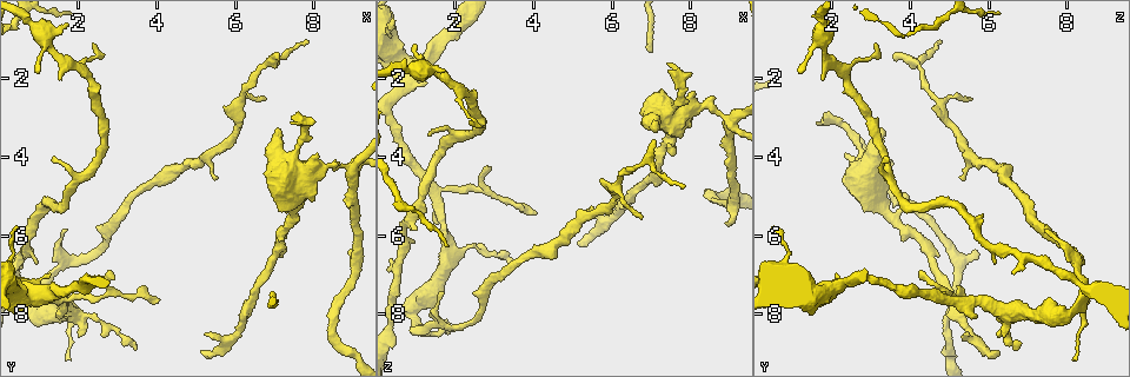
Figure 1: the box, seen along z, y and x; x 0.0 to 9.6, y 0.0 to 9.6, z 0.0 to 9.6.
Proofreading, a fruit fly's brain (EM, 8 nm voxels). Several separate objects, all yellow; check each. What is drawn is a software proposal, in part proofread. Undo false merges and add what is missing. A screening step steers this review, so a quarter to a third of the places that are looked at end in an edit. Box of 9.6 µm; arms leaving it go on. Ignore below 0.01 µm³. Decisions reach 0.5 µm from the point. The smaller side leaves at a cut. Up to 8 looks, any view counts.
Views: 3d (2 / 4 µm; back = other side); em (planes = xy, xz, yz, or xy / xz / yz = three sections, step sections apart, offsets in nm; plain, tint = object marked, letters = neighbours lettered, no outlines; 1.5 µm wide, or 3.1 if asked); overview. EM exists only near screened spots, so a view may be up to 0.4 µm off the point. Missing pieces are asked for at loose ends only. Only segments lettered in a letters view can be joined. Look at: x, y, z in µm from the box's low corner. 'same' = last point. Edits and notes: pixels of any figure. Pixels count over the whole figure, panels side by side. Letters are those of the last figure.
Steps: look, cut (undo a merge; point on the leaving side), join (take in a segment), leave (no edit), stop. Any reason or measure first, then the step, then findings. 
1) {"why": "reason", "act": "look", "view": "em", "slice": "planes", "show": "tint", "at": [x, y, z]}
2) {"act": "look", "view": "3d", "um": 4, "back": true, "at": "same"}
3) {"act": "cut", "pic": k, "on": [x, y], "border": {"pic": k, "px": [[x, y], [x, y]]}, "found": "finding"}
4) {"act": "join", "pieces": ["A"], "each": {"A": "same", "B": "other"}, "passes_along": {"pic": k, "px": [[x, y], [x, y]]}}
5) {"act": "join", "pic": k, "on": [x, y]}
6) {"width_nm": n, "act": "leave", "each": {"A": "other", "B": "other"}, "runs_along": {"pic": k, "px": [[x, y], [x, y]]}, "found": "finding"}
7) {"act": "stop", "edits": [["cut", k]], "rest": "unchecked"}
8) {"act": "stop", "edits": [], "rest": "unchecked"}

{"why": "looks like a crossing", "act": "look", "view": "em", "slice": "planes", "show": "tint", "at": [8.95, 4.30, 3.05]}

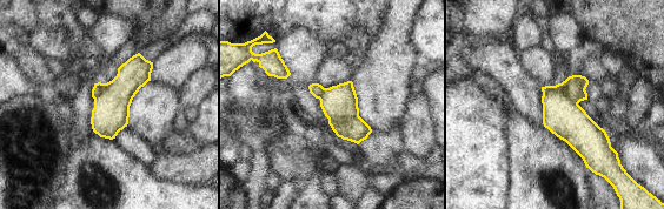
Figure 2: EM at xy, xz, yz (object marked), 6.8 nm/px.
{"why": "see the neighbours", "act": "look", "view": "em", "slice": "planes", "show": "letters", "at": "same"}

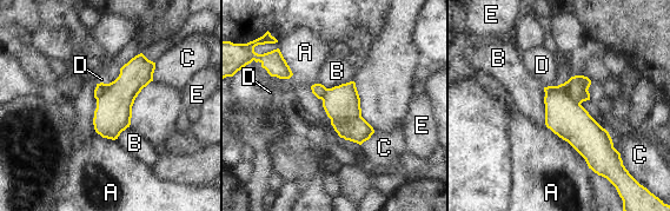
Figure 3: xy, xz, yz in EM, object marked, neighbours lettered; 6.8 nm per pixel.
{"act": "cut", "pic": 3, "on": [340, 101], "each": {"A": "other", "B": "other", "C": "other", "D": "other", "E": "other"}, "border": {"pic": 3, "px": [[360, 116], [330, 118]]}, "found": "a second neuron is stuck on"}

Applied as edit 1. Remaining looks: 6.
{"why": "see it whole again", "act": "look", "view": "overview"}

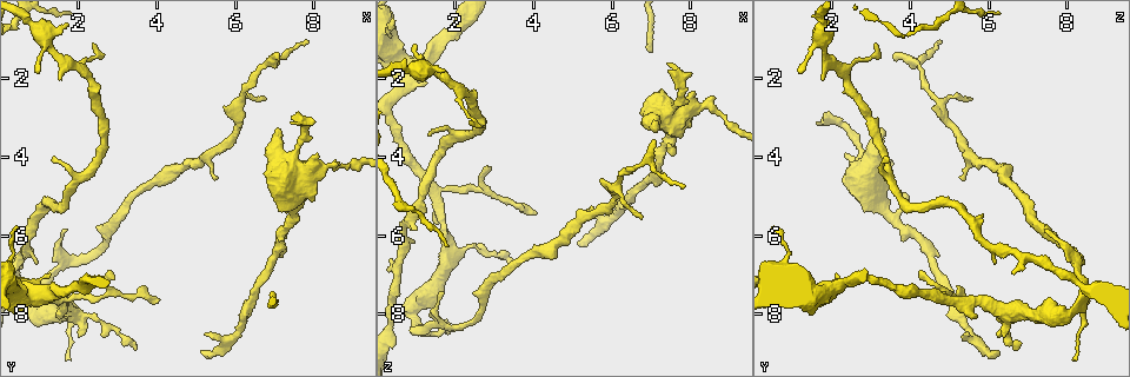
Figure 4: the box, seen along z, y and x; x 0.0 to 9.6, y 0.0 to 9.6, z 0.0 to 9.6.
{"why": "thin end", "act": "look", "view": "3d", "um": 4, "at": [7.05, 7.55, 1.35]}

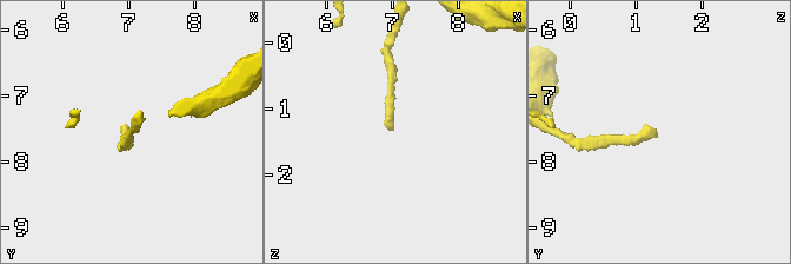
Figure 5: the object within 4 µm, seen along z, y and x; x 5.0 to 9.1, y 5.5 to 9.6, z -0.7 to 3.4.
{"act": "look", "view": "em", "slice": "planes", "show": "letters", "at": [7.05, 7.55, 1.35]}

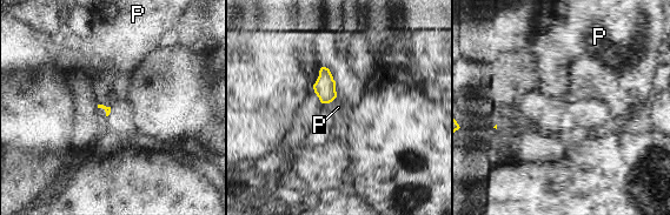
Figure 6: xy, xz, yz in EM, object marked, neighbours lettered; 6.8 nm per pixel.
{"act": "leave", "each": {"P": "other"}, "found": "no lettered segment goes on from it"}

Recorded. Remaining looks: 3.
{"act": "look", "view": "3d", "um": 4, "at": [3.50, 8.85, 6.80]}

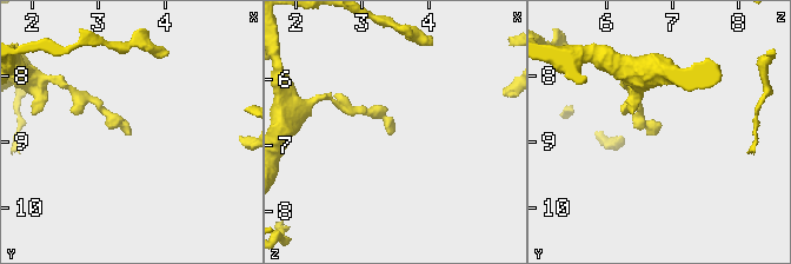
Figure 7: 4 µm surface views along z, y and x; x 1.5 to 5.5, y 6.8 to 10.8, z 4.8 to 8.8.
{"why": "shape alone is not enough", "act": "look", "view": "em", "slice": "xz", "step": 8, "show": "letters", "at": [3.45, 8.90, 6.75]}

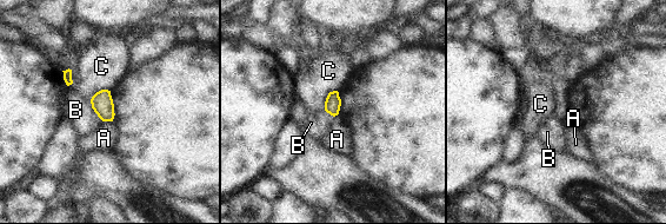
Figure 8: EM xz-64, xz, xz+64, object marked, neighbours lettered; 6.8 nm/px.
{"act": "look", "view": "em", "slice": "yz", "step": 8, "show": "letters", "at": "same"}

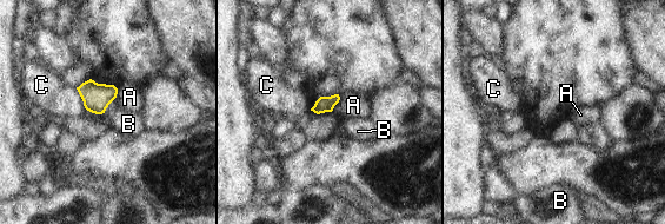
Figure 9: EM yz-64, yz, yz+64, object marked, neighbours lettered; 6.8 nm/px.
{"act": "leave", "each": {"A": "other", "B": "other", "C": "other"}, "border": {"pic": 9, "px": [[114, 98], [104, 112]]}, "found": "none of them fits"}

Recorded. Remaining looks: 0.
{"act": "stop", "edits": [["cut", 3]], "rest": "unchecked"}

